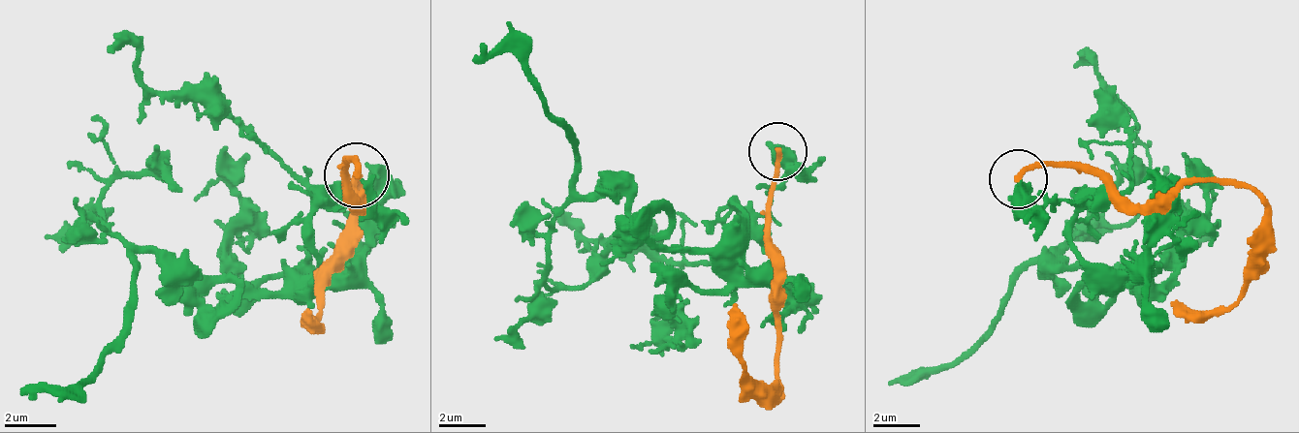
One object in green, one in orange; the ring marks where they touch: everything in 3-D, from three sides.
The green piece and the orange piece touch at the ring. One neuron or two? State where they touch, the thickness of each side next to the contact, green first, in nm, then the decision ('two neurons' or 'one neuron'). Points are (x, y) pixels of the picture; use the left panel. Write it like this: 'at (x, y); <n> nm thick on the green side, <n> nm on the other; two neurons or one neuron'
at (356, 175); 440 nm thick on the green side, 240 nm on the other; two neurons

